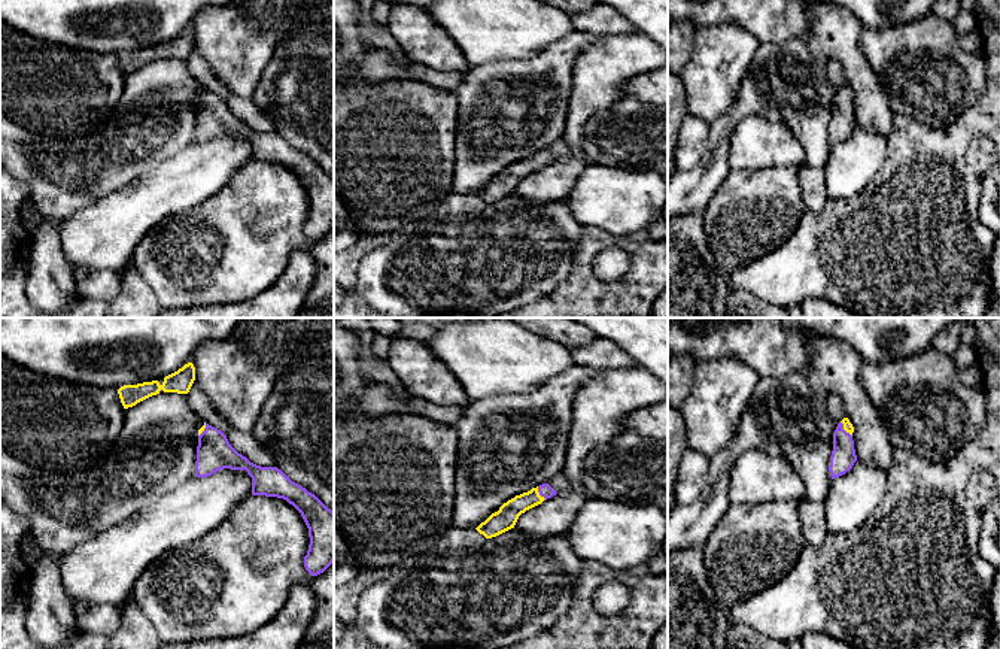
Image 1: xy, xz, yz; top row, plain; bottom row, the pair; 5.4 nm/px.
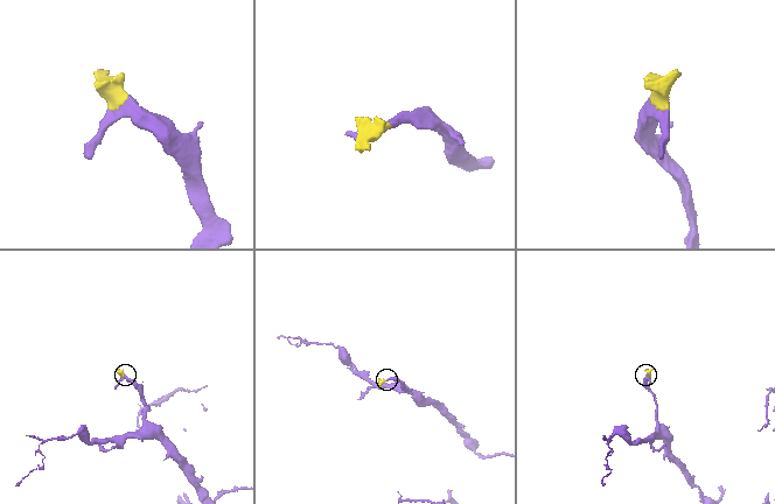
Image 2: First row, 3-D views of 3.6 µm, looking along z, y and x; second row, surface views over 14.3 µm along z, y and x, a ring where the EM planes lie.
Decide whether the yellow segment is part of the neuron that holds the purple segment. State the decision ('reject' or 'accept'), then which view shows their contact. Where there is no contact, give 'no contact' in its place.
accept | yz

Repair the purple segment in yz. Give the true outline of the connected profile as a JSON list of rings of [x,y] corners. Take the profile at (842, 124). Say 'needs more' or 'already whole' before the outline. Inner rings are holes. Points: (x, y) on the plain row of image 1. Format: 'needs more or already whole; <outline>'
needs more; [[[844,84],[833,98],[833,116],[829,131],[832,145],[849,137],[857,127],[852,98],[854,93],[848,84]]]

